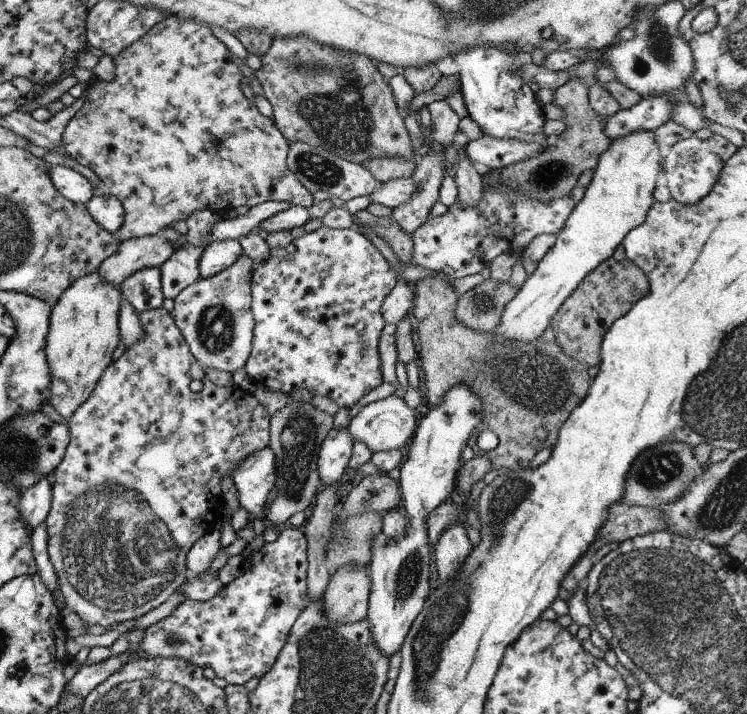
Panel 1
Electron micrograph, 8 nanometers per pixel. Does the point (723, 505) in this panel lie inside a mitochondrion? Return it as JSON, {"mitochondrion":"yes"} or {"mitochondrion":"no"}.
{"mitochondrion":"yes"}

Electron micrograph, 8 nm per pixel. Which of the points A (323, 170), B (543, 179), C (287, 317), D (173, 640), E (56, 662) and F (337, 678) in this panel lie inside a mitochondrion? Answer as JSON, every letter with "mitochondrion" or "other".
{"A":"mitochondrion","B":"mitochondrion","C":"other","D":"mitochondrion","E":"other","F":"mitochondrion"}

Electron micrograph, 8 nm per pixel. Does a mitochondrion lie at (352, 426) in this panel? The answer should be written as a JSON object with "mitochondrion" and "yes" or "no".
{"mitochondrion":"no"}

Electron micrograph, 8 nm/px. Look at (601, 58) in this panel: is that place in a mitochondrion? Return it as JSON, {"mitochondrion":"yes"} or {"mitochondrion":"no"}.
{"mitochondrion":"no"}

